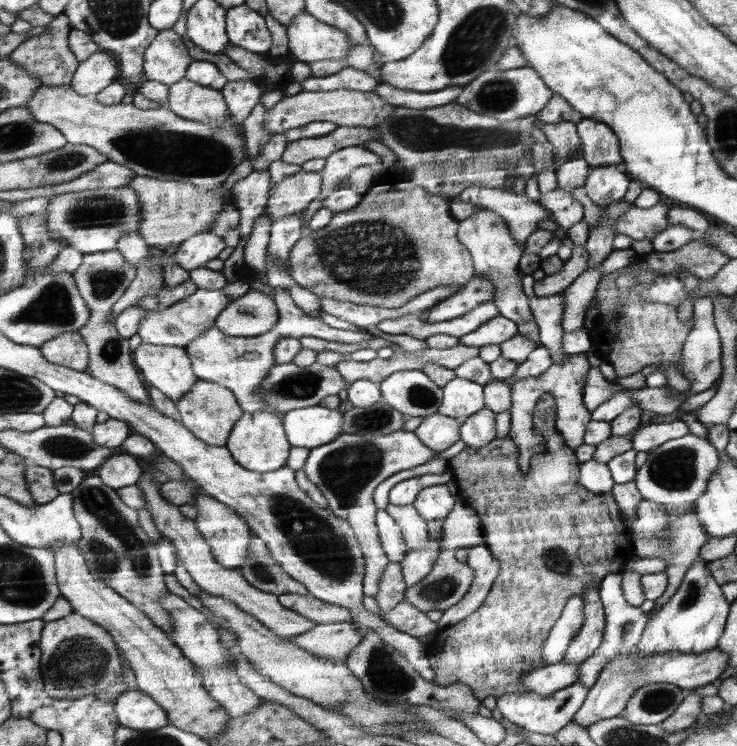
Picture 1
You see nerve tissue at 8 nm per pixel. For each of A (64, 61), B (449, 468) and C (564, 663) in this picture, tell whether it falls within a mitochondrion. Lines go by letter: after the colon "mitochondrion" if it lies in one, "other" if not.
A: other
B: other
C: other

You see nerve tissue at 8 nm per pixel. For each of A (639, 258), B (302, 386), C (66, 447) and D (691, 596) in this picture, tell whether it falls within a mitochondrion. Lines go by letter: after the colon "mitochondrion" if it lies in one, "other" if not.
A: other
B: mitochondrion
C: mitochondrion
D: mitochondrion

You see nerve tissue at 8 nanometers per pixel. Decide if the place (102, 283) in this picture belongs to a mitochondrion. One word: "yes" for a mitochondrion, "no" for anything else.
yes

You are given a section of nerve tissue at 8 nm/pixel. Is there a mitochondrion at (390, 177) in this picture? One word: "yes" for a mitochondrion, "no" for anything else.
no

